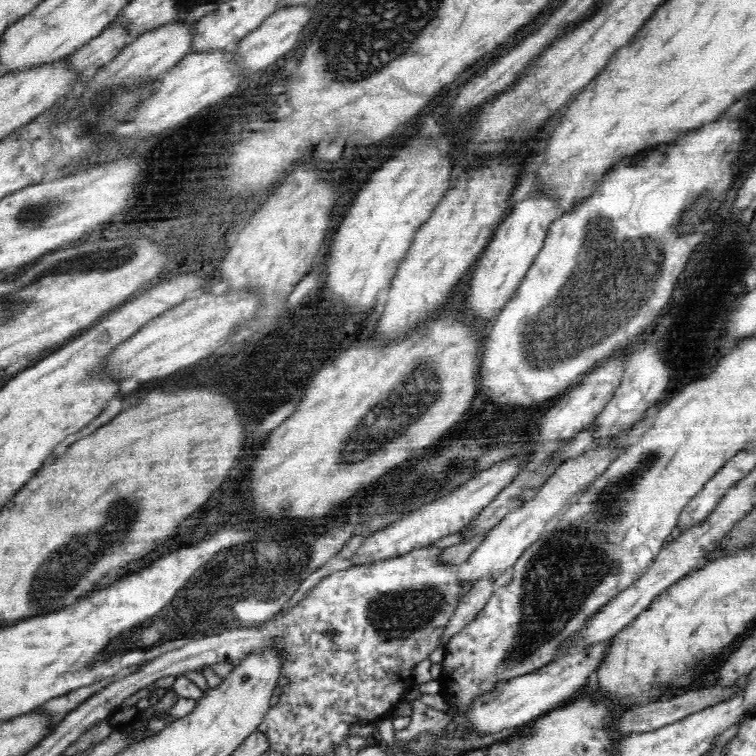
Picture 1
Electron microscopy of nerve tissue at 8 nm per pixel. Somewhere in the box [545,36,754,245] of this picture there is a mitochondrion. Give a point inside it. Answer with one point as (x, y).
(700, 196)

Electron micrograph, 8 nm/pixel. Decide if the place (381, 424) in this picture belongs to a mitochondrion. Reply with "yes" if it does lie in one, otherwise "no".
yes

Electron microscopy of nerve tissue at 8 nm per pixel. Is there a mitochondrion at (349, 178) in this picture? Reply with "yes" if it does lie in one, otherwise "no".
no

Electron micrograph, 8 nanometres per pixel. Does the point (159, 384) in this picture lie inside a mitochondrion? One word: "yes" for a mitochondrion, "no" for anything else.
no

